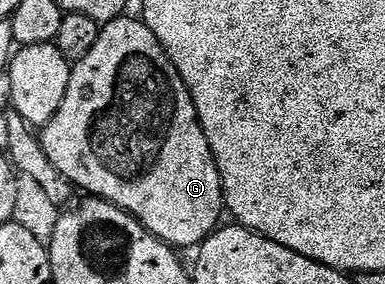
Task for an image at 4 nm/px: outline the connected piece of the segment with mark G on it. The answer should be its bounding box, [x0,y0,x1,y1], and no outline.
[41,16,225,248]

